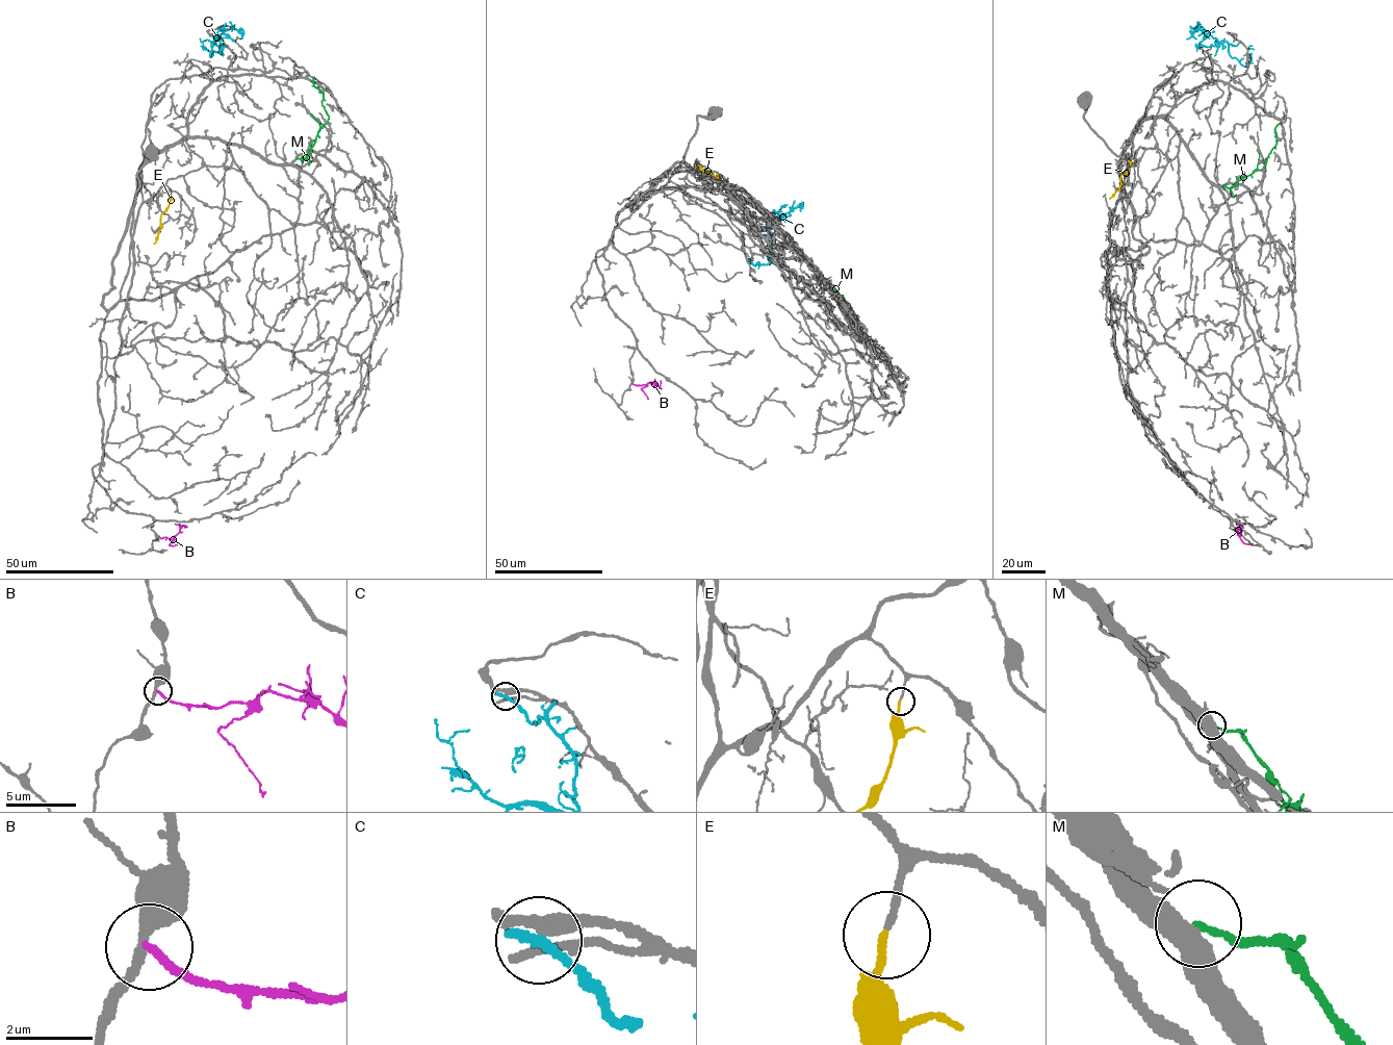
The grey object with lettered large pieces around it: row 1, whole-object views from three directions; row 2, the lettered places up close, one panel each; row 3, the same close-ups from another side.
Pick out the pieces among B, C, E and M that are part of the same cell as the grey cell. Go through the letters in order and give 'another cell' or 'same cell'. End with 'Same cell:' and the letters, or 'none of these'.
B: another cell
C: another cell
E: same cell
M: another cell
Same cell: E

